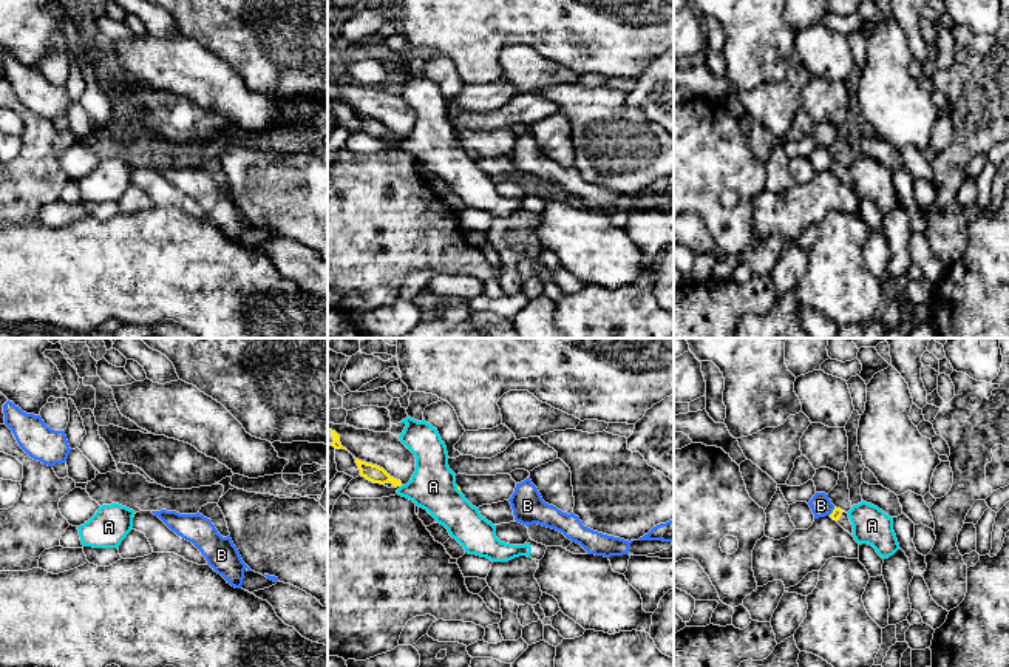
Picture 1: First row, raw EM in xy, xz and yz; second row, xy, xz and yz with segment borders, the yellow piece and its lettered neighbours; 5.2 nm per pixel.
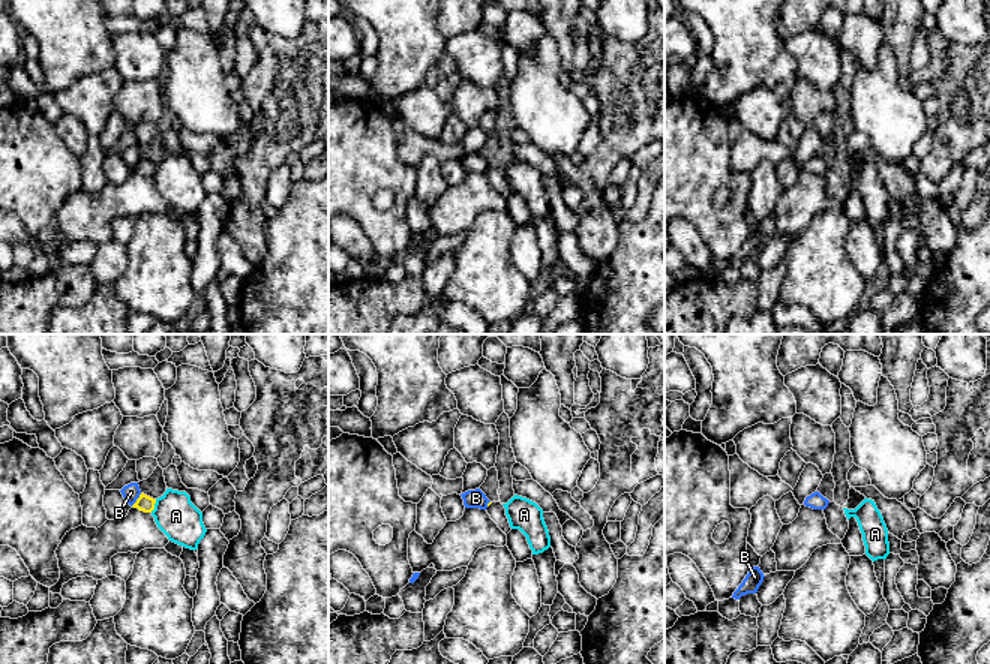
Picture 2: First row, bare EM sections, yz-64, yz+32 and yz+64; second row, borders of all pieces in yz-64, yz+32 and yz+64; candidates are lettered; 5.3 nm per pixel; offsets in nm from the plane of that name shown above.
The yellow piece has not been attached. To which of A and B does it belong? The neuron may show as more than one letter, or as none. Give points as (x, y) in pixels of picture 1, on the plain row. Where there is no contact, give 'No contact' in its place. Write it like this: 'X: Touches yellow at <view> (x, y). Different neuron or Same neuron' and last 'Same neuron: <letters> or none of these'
A: Touches yellow at xz (458, 142). Different neuron
B: Touches yellow at yz (833, 165). Different neuron
Same neuron: none of these

